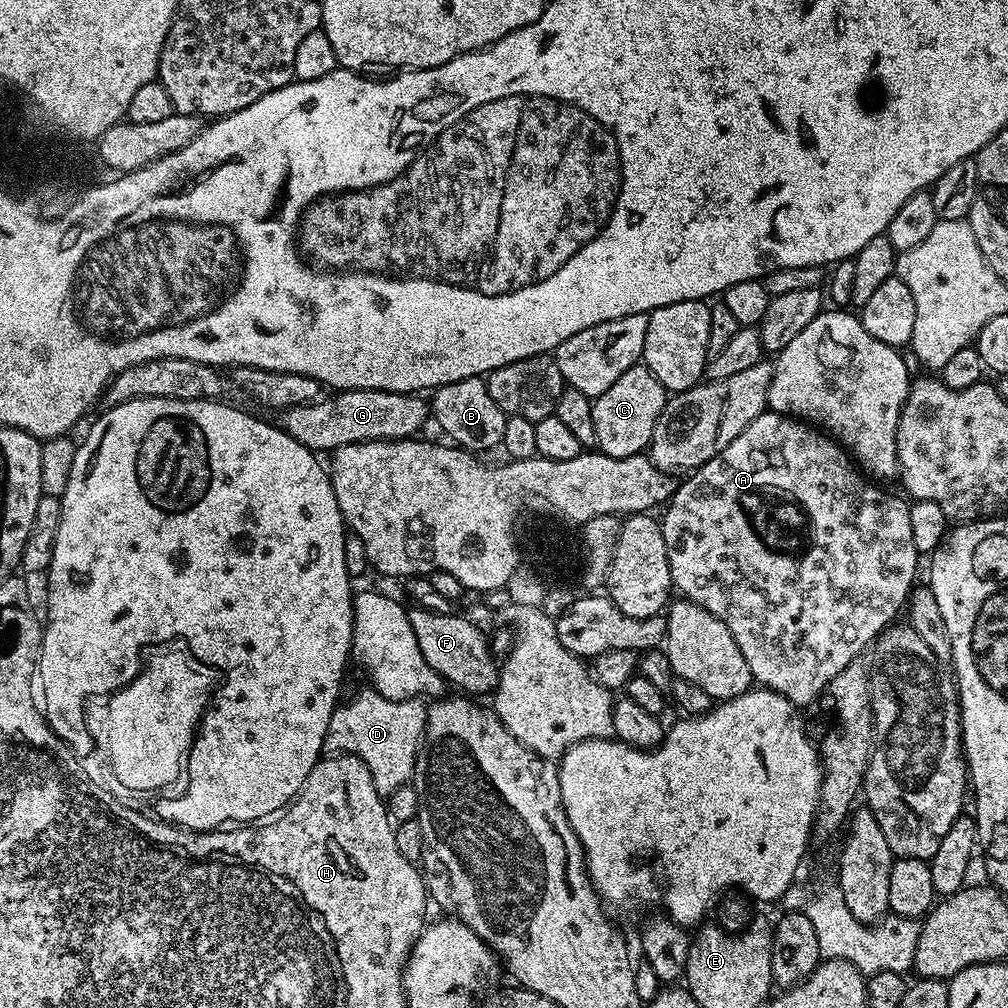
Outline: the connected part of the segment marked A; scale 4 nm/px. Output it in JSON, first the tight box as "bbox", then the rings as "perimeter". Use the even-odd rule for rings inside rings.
{"bbox":[662,410,918,706],"perimeter":[[[766,410],[758,418],[754,418],[754,422],[750,422],[750,426],[746,426],[746,430],[742,430],[742,434],[738,434],[738,438],[734,438],[734,442],[730,442],[730,446],[726,446],[714,458],[710,458],[698,469],[695,469],[687,477],[685,484],[681,483],[676,491],[672,494],[672,499],[668,501],[663,509],[662,527],[664,537],[666,538],[666,558],[670,558],[670,574],[672,575],[672,583],[675,591],[681,597],[687,598],[693,604],[702,606],[706,610],[710,610],[710,614],[714,614],[714,618],[718,618],[730,630],[730,634],[734,634],[734,642],[738,642],[738,650],[742,650],[742,658],[746,658],[746,666],[750,666],[750,674],[753,681],[757,685],[769,688],[771,692],[782,694],[786,699],[797,706],[805,706],[804,704],[812,704],[821,699],[825,686],[834,678],[838,678],[838,674],[842,674],[842,670],[846,670],[846,666],[857,663],[860,651],[864,647],[867,649],[869,645],[875,641],[876,637],[893,623],[892,620],[896,615],[901,615],[902,609],[907,605],[909,596],[912,595],[914,581],[916,576],[916,559],[918,553],[914,542],[910,538],[910,514],[908,513],[908,504],[900,501],[898,497],[891,496],[888,492],[883,492],[883,487],[877,486],[857,465],[854,463],[847,451],[831,435],[825,434],[823,431],[817,430],[813,425],[795,419],[791,416],[783,416],[781,412],[773,412]]]}

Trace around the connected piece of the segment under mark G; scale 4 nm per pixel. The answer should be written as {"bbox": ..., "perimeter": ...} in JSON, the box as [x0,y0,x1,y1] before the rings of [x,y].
{"bbox":[278,388,430,452],"perimeter":[[[374,388],[345,389],[332,395],[327,400],[322,398],[314,404],[285,409],[278,419],[279,427],[294,437],[296,441],[315,452],[331,452],[338,446],[352,445],[354,442],[368,440],[405,440],[415,437],[417,432],[429,419],[430,408],[427,401],[413,393],[378,391]]]}

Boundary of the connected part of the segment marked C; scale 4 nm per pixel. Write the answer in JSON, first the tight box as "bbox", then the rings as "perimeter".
{"bbox":[592,363,669,458],"perimeter":[[[643,363],[626,370],[626,374],[622,374],[622,378],[618,378],[618,382],[606,390],[606,394],[592,401],[596,448],[610,458],[641,455],[651,445],[658,414],[662,414],[668,398],[669,393],[665,392],[662,382],[658,382],[658,378],[654,378],[654,374],[650,374]]]}

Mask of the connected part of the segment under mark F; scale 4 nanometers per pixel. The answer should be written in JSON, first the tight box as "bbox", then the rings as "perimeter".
{"bbox":[407,606,501,694],"perimeter":[[[417,606],[409,607],[407,613],[422,656],[449,685],[457,684],[460,687],[457,689],[468,694],[488,694],[499,686],[501,665],[490,647],[489,637],[484,637],[478,625],[471,624],[464,616],[431,612]]]}

